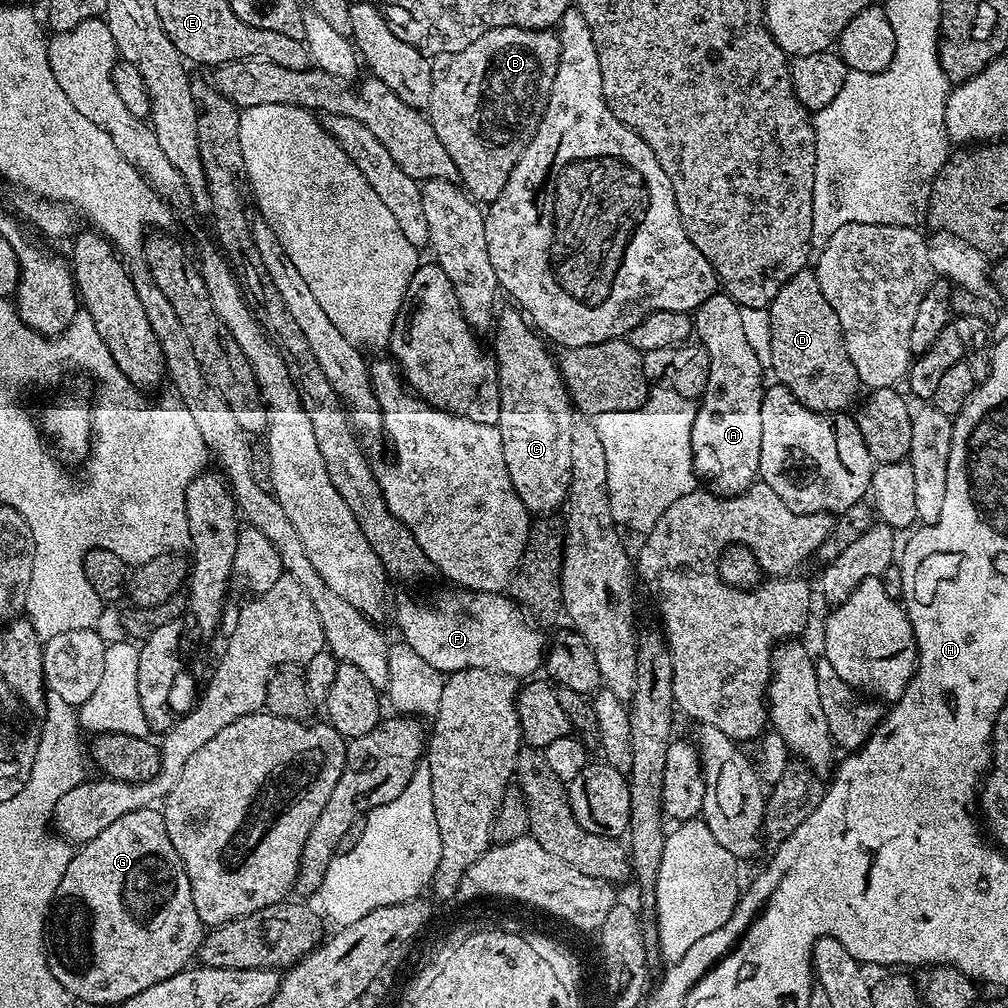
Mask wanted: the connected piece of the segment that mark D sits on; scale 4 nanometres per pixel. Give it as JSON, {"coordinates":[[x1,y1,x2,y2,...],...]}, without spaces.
{"coordinates":[[806,267,798,274,794,274,790,282,781,286,767,310,770,318,770,338,772,339,771,375,776,375,773,377,788,387,794,394,794,398,798,398,798,402,802,402,810,410,848,412,851,404,857,403,856,395,862,392,862,385,858,378,858,370,854,370,854,362,850,362,850,354,846,354,842,322,838,322,838,314,834,314,834,306,826,302,826,294,822,294,822,286,818,286,815,271,811,267]]}

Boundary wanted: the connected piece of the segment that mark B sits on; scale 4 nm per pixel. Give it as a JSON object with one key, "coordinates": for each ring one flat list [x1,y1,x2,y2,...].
{"coordinates":[[491,28,486,34,474,38,474,42,470,42,470,46,466,46,466,50,444,52,432,60,432,89,430,90,430,102,426,109,426,115,434,126,434,134,438,134,438,142,442,142,442,146,446,146,450,158,454,161,459,183,464,191,481,205,491,204,493,200,498,198,498,194,502,194,502,190,506,190,510,170,514,170,514,166,518,166,518,158,522,158,522,150,526,150,530,138,534,138,534,134,538,130,538,122,548,105,550,90,554,86,554,78,558,74,559,57,560,37,555,31,534,28]]}

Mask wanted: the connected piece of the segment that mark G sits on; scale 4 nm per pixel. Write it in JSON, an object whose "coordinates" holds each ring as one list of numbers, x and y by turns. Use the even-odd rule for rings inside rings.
{"coordinates":[[149,806,142,810,130,810,130,814,122,814,122,818,110,822,98,838,90,838,79,845,72,853,70,866,66,866,66,874,62,874,62,882,58,882,56,899,52,902,52,911,46,920,46,951,50,974,66,986,66,990,77,1001,85,1000,88,1004,112,1004,119,1006,124,1000,134,998,134,994,142,994,142,990,150,990,158,982,178,974,183,968,193,963,199,953,200,943,204,941,206,925,198,918,198,910,194,910,194,898,190,890,190,878,182,866,182,858,178,858,178,850,174,850,174,842,170,842,170,834,166,834,164,813,159,807]]}

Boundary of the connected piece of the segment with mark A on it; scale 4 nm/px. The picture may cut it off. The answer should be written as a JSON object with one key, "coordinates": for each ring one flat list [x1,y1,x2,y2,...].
{"coordinates":[[718,290,710,298,706,298,706,302,702,302,697,306,694,313,694,336,701,348,706,350,706,354,710,358,710,378,706,378,706,390,703,396,699,397,698,407,696,409,696,417,694,418,694,426,692,427,692,437,690,438,690,446,692,447,692,465,696,471,697,481,707,491,714,493,715,496,740,496,744,491,757,483,760,475,760,455,762,454,762,398,764,397,764,389,766,387,766,369,758,362,758,354,754,354,750,341,746,339,746,334,742,327,742,314,740,313,740,305,736,301,728,297,727,292]]}

